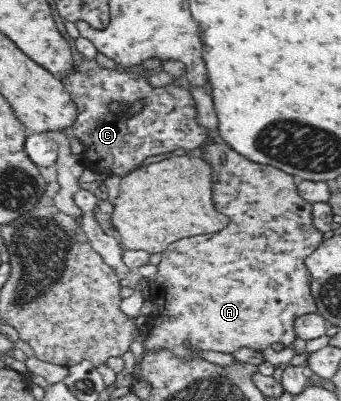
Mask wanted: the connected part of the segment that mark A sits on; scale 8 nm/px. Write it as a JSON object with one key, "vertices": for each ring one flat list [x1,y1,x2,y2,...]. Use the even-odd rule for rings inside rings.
{"vertices":[[216,137,211,138,208,143,200,147,200,150,202,153,200,159,210,165,210,172,212,172,212,178,214,178,214,194,212,196,214,206,216,206,218,212,226,214,229,225,214,234,198,235,177,240,162,252,162,258,157,265,158,270,156,270,156,274,148,279,148,287,151,292,150,299,156,302,157,309,152,315,147,316,150,330,148,330,149,333,143,342,143,350,144,352,150,351,150,353,154,353,160,349,166,349,172,355,176,355,180,361,189,361,192,359,202,359,199,354,208,351,223,352,233,356,240,348,252,348,262,352,265,348,276,343,280,343,282,348,291,347,297,338,294,331,296,319,303,314,317,312,317,306,311,293,311,275,305,266,305,259,310,254,313,254,318,246,324,242,324,238,323,234,314,227,312,204,306,201,306,198,300,197,297,189,297,178,269,164,258,164,257,162,248,160,221,139,217,139],[184,340,190,341,190,347,184,345]]}

